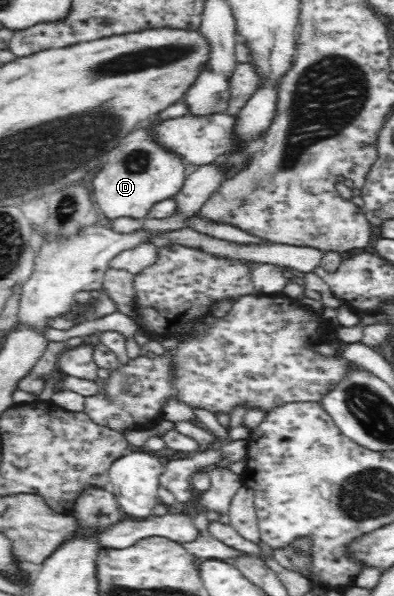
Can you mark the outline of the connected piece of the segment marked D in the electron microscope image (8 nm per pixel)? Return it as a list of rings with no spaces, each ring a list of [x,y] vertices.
[[[140,128],[126,138],[118,142],[116,148],[112,148],[110,153],[106,154],[106,161],[101,165],[90,186],[90,192],[101,219],[107,224],[110,221],[116,221],[117,218],[128,217],[139,221],[146,218],[153,204],[166,199],[172,199],[183,187],[186,178],[186,172],[182,159],[176,154],[167,153],[167,150],[160,149],[160,146],[150,142],[146,138],[146,128]]]

